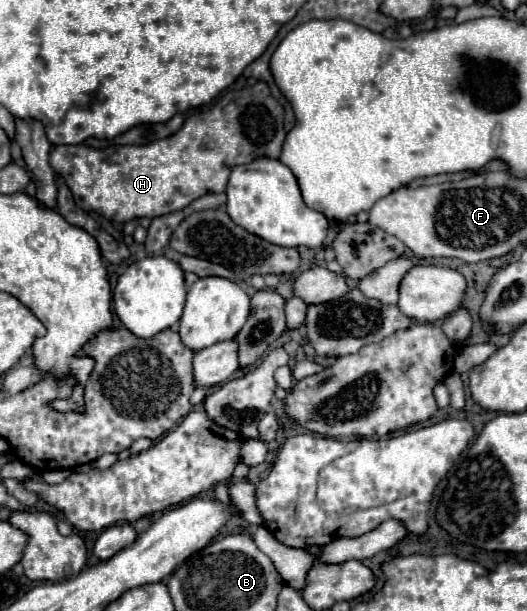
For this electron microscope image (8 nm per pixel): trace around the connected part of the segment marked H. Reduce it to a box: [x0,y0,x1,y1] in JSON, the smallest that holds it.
[51,81,285,223]

